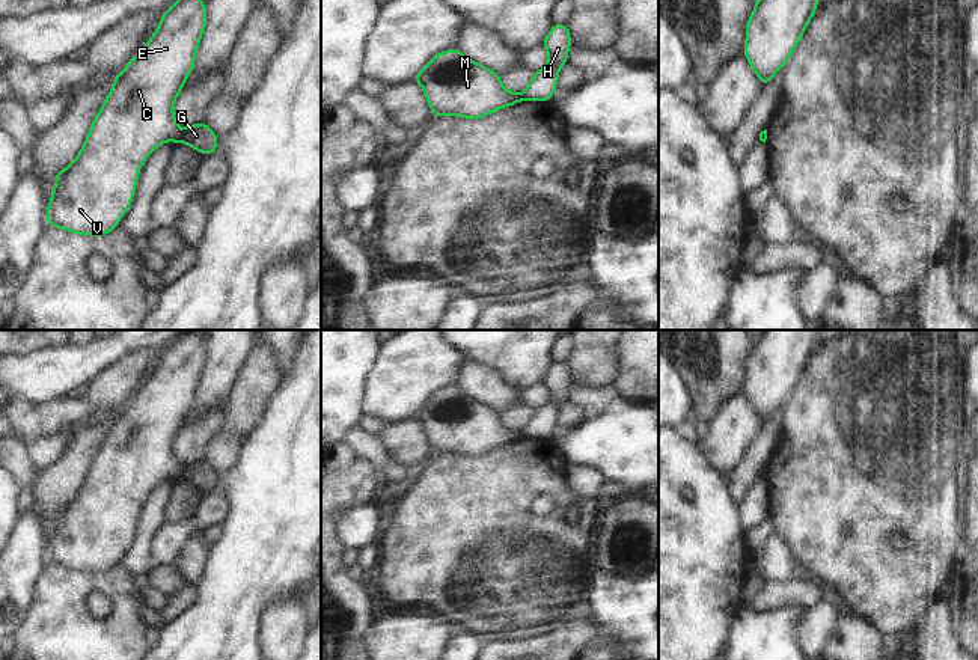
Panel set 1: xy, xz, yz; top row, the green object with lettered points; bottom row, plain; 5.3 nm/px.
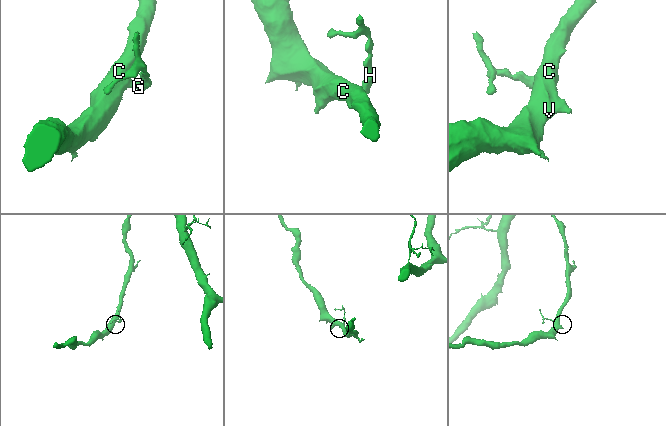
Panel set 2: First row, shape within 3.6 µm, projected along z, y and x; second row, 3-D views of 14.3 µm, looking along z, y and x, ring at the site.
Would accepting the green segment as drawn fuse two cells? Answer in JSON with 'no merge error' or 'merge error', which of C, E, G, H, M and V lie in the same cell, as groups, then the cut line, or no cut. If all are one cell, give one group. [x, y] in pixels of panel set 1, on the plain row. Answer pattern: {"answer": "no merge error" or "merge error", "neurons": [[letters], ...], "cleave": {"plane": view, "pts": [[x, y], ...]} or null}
{"answer": "merge error", "neurons": [["C", "E", "M", "V"], ["G", "H"]], "cleave": {"plane": "xy", "pts": [[184, 469], [181, 478]]}}

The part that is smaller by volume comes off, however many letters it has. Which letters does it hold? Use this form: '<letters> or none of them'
G, H

